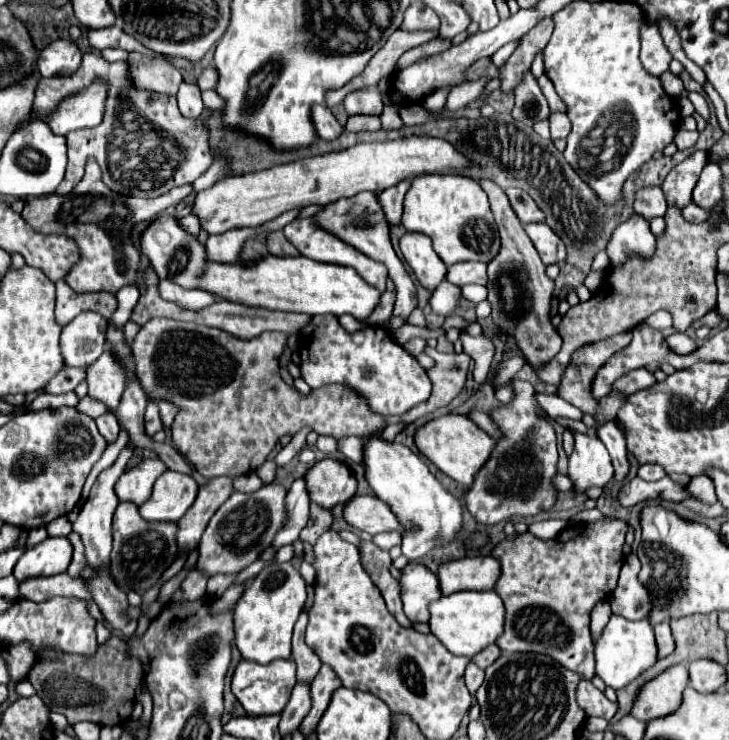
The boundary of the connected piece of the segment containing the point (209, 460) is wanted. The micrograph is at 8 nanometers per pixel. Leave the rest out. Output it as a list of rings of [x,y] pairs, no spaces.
[[[150,319],[146,325],[142,325],[142,329],[138,331],[138,335],[134,337],[132,341],[132,359],[136,363],[136,375],[138,375],[138,381],[142,383],[144,391],[150,395],[154,393],[154,397],[166,397],[168,401],[174,401],[174,405],[178,405],[178,417],[174,419],[174,425],[172,425],[172,439],[174,439],[174,445],[176,449],[194,465],[194,469],[204,475],[204,477],[240,477],[240,475],[246,475],[246,473],[252,473],[256,471],[268,457],[268,453],[274,449],[274,445],[278,443],[278,439],[282,435],[294,435],[298,433],[304,425],[310,425],[318,435],[330,435],[334,439],[342,439],[342,437],[350,437],[350,435],[356,435],[356,437],[362,437],[362,435],[370,435],[374,429],[382,427],[384,425],[384,417],[374,417],[368,409],[366,409],[366,403],[364,401],[358,401],[354,397],[354,393],[346,391],[346,387],[340,387],[340,385],[324,385],[322,389],[316,389],[316,391],[310,391],[310,395],[302,395],[298,389],[294,387],[288,387],[282,377],[280,377],[280,367],[278,367],[278,359],[284,351],[288,343],[288,335],[286,333],[262,333],[262,337],[256,337],[254,341],[242,341],[222,329],[214,329],[214,327],[206,327],[206,325],[196,325],[196,323],[182,323],[182,321],[172,321],[172,319]]]

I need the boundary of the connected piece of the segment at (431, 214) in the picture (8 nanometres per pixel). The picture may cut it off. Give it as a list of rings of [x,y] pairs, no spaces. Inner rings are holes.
[[[418,175],[404,199],[402,225],[406,231],[424,233],[432,239],[434,251],[450,267],[460,261],[488,263],[498,255],[500,237],[490,211],[488,197],[478,181],[466,175]]]

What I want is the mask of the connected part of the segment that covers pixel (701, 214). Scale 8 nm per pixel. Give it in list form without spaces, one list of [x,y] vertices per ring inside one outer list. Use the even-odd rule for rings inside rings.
[[[690,203],[690,205],[684,207],[684,215],[688,217],[688,221],[700,223],[700,221],[706,221],[706,219],[708,219],[710,211],[706,211],[704,207],[700,207],[700,205],[696,205],[696,203]]]

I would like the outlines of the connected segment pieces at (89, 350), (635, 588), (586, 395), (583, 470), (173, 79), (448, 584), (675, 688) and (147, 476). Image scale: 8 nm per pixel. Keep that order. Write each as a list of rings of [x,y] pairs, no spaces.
[[[82,313],[74,321],[70,321],[62,331],[62,355],[66,357],[66,365],[90,365],[104,353],[108,319],[98,313]]]
[[[630,553],[626,563],[622,565],[618,587],[610,595],[612,613],[622,615],[626,619],[648,619],[652,613],[652,599],[648,589],[638,579],[640,573],[640,559]]]
[[[626,331],[618,337],[612,337],[610,341],[598,341],[594,345],[586,345],[574,353],[572,365],[566,369],[562,383],[558,387],[558,395],[572,403],[574,407],[582,409],[584,413],[596,415],[598,413],[598,401],[592,397],[592,381],[598,373],[598,369],[620,349],[630,345],[632,333]]]
[[[570,429],[576,445],[568,463],[568,477],[574,481],[574,491],[584,493],[588,487],[606,487],[614,475],[610,455],[602,441],[592,433]]]
[[[128,53],[128,77],[136,89],[176,95],[182,79],[178,67],[166,57],[148,57],[144,53]]]
[[[474,555],[446,561],[438,567],[442,595],[456,591],[490,591],[498,579],[500,565],[492,555]]]
[[[672,665],[648,683],[640,687],[636,693],[630,715],[648,723],[652,719],[664,717],[666,713],[674,713],[682,703],[682,693],[688,685],[688,669],[686,665]]]
[[[144,459],[140,465],[124,471],[114,485],[114,491],[120,501],[132,501],[142,505],[148,501],[154,481],[166,471],[160,459]]]

